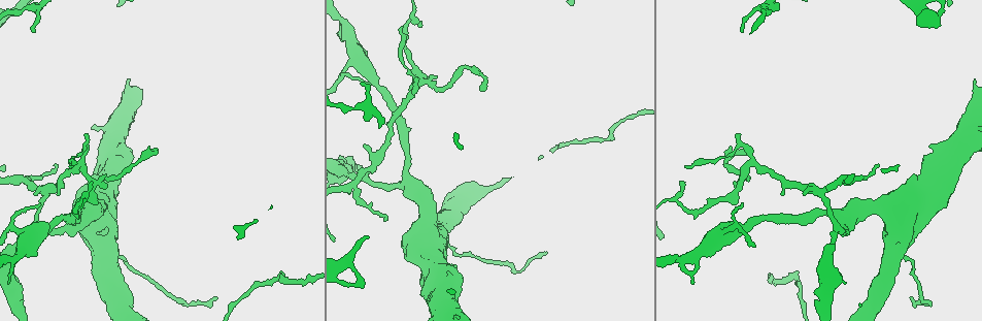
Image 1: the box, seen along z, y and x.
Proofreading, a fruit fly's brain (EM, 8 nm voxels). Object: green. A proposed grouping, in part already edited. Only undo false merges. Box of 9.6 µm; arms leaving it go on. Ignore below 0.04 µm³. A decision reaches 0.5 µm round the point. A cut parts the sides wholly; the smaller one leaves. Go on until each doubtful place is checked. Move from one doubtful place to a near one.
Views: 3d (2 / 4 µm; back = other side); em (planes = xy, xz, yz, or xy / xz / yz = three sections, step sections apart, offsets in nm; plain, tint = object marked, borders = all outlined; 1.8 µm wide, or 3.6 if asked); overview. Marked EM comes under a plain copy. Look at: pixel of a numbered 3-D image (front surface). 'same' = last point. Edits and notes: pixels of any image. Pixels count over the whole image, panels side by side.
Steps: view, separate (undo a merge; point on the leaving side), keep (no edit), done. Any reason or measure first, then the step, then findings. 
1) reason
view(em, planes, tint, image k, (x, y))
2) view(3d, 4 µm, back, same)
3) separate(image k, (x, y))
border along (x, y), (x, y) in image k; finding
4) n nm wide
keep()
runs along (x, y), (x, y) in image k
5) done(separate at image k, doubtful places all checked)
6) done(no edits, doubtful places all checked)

sudden change in width
view(em, planes, tint, image 1, (43, 194))

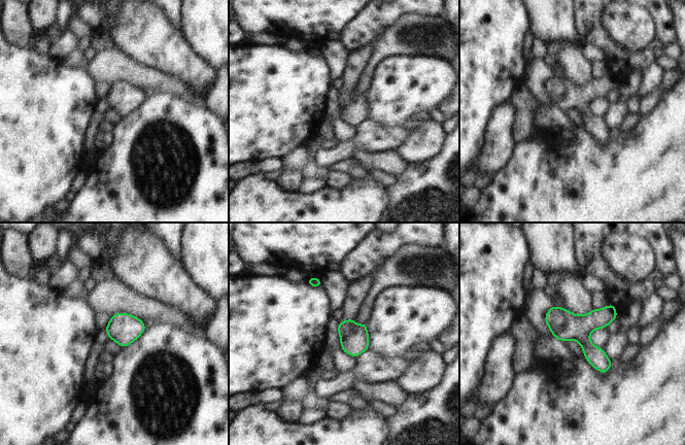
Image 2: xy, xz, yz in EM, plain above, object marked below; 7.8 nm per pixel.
keep()
all the same neuron

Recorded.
sudden change in width
view(3d, 4 µm, back, image 1, (368, 179))

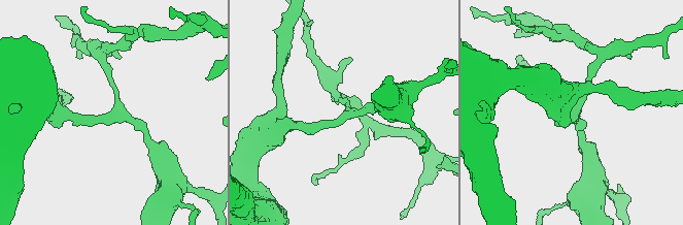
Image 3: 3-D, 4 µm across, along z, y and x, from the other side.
3 arms; shape alone is not enough
view(em, planes, tint, image 3, (345, 113))

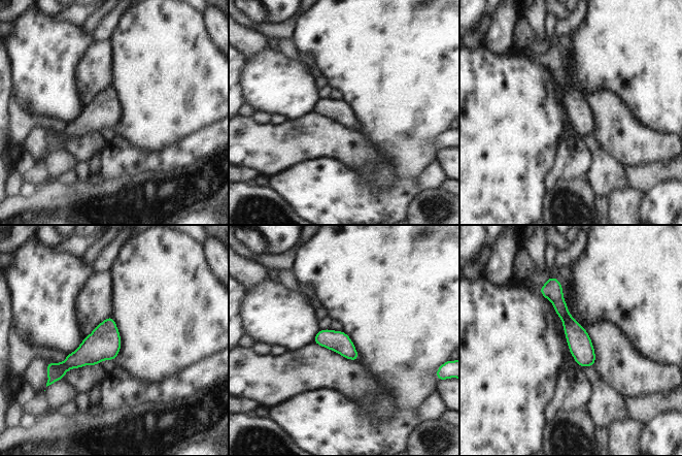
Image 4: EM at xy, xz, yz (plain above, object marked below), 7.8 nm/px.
160 nm wide
keep()
runs along (553, 283), (559, 306), (591, 363) in image 4; one neuron here

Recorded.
sharp bend
view(3d, 2 µm, image 1, (422, 80))

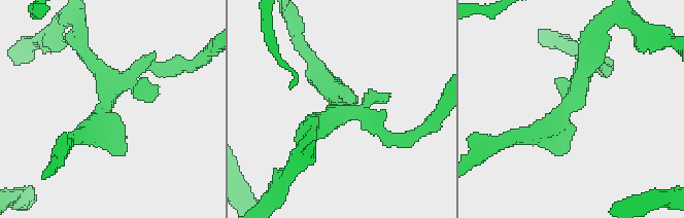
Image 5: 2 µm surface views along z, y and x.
now the EM
view(em, planes, tint, image 5, (338, 114))

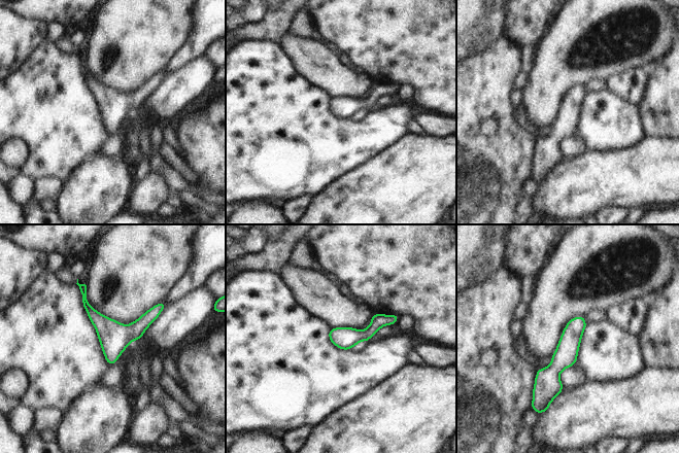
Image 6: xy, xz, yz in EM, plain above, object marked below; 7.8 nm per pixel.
keep()
runs along (581, 318), (550, 375), (550, 397) in image 6; all the same neuron

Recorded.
closes a loop
view(3d, 4 µm, image 1, (110, 249))

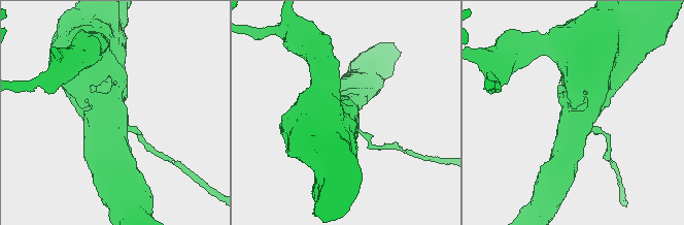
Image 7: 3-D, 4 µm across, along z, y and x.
view(em, 3.6 µm, xy, step 8, borders, image 7, (582, 118))

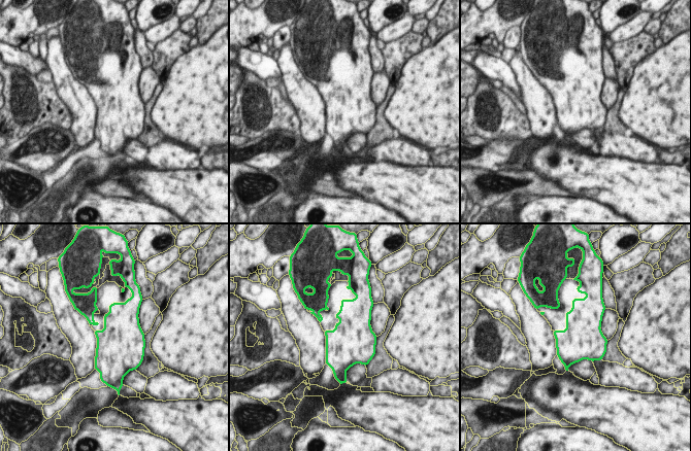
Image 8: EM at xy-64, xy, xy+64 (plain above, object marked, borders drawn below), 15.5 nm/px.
keep()
all the same neuron

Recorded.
small branch off a trunk
view(em, planes, tint, image 1, (920, 13))

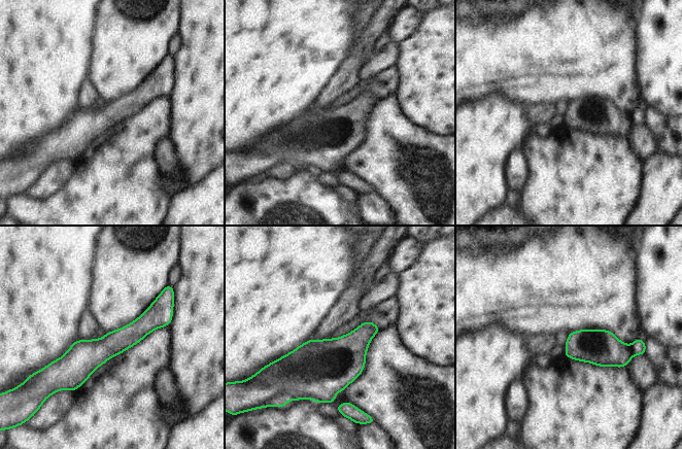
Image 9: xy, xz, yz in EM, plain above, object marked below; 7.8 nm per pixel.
keep()
all the same neuron

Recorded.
done(no edits, doubtful places all checked)

